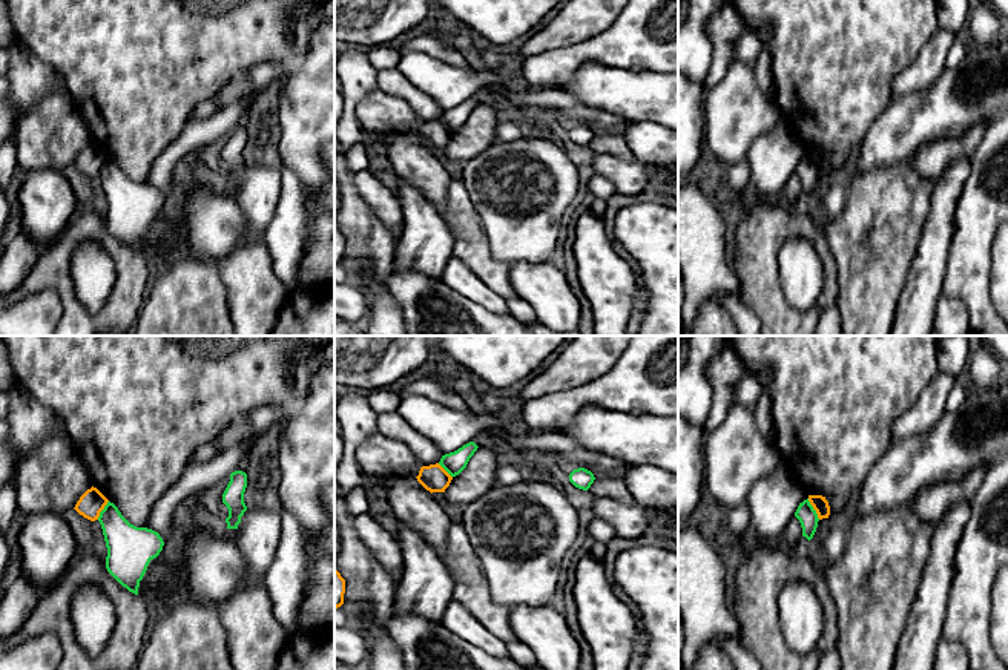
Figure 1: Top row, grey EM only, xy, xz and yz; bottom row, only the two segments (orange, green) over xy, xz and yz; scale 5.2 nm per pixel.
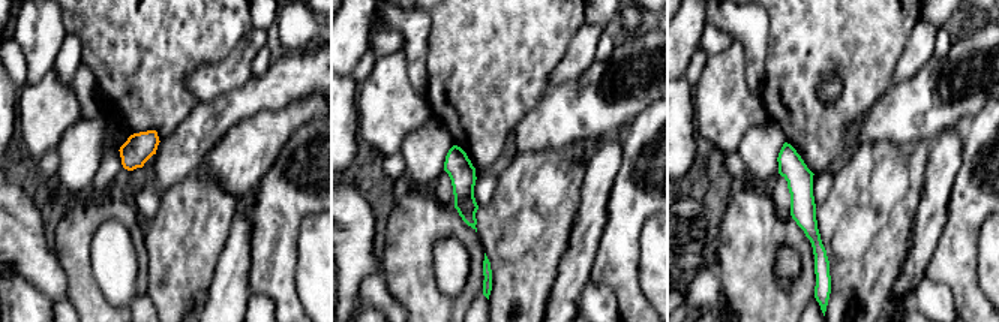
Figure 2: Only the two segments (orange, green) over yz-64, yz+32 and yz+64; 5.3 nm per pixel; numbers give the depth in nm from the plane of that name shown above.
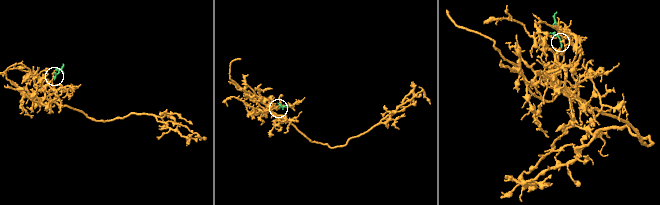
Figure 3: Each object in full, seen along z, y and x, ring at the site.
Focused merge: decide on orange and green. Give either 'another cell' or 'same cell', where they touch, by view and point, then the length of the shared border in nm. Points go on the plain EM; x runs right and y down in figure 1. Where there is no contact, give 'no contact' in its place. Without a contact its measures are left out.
another cell; contact yz (813, 164); length 130 nm

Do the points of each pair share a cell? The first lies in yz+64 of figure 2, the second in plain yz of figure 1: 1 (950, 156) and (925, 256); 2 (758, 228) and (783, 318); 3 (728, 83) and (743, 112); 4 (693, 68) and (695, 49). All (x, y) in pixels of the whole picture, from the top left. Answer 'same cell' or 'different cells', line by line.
1: same cell
2: same cell
3: same cell
4: different cells

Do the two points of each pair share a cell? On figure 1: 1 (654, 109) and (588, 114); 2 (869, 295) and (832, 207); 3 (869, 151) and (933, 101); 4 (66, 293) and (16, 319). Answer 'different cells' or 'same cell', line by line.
1: different cells
2: different cells
3: same cell
4: different cells

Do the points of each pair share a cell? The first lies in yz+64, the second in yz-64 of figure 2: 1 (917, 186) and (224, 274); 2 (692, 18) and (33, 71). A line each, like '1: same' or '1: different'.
1: different
2: different

